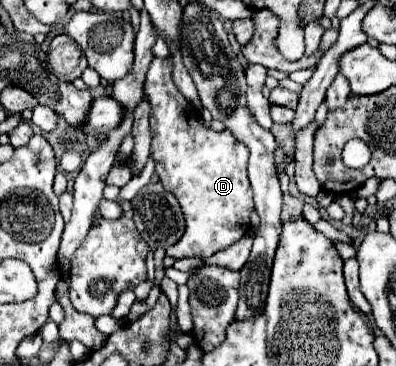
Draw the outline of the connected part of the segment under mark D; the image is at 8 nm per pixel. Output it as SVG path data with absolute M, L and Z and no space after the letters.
M154 57L150 63L150 69L146 73L146 85L144 91L150 99L152 105L152 117L150 117L150 125L152 125L152 157L156 161L156 175L160 177L162 185L172 191L178 201L180 207L184 211L184 219L186 219L186 233L184 237L166 249L166 255L176 257L176 259L184 259L184 257L210 257L230 245L234 245L238 239L242 239L246 235L246 225L250 223L250 213L254 209L254 199L252 199L252 187L248 181L248 149L244 147L244 143L240 143L236 137L232 137L232 131L224 129L224 131L214 131L208 129L200 123L200 115L194 107L190 107L184 99L184 95L178 91L178 87L172 81L172 57L160 59Z

